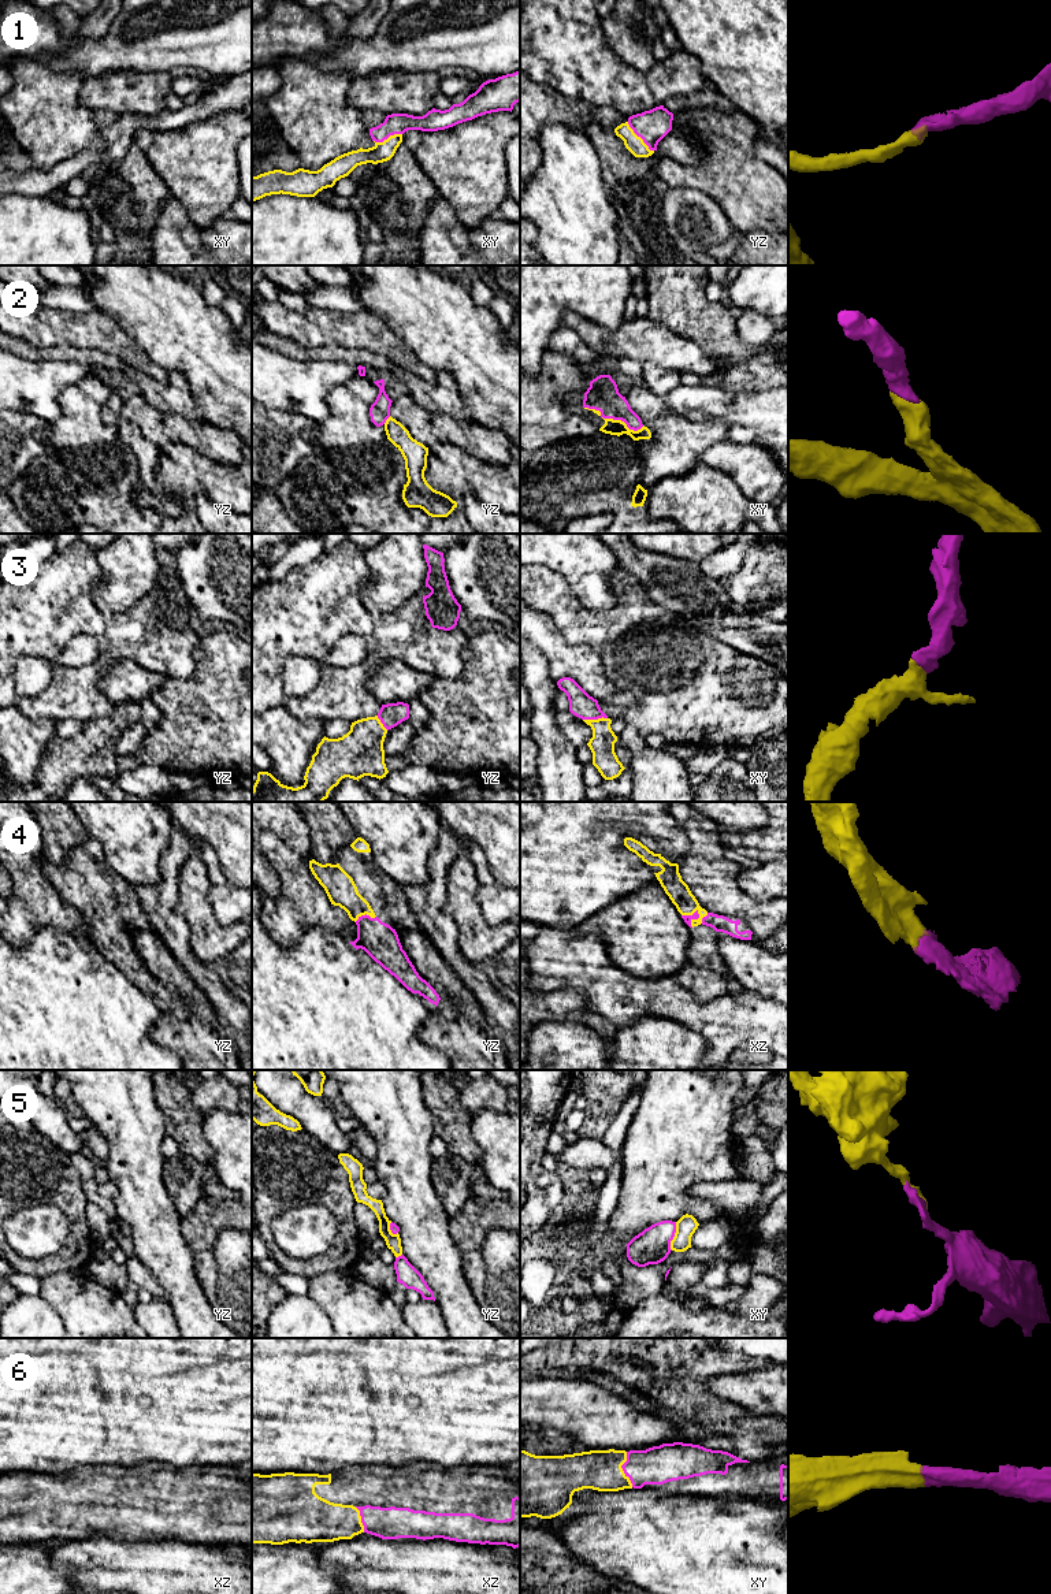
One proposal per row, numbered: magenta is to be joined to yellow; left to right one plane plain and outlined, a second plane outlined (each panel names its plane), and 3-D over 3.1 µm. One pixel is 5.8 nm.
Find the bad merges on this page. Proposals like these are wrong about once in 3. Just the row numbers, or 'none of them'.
5

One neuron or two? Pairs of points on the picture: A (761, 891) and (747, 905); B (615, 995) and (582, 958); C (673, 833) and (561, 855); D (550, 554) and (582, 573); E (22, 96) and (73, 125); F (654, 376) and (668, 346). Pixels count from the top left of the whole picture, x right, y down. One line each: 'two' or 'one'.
A: two
B: one
C: one
D: one
E: one
F: two

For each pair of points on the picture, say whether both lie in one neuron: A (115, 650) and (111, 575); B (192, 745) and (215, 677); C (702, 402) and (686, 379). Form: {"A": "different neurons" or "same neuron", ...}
{"A": "different neurons", "B": "same neuron", "C": "different neurons"}

